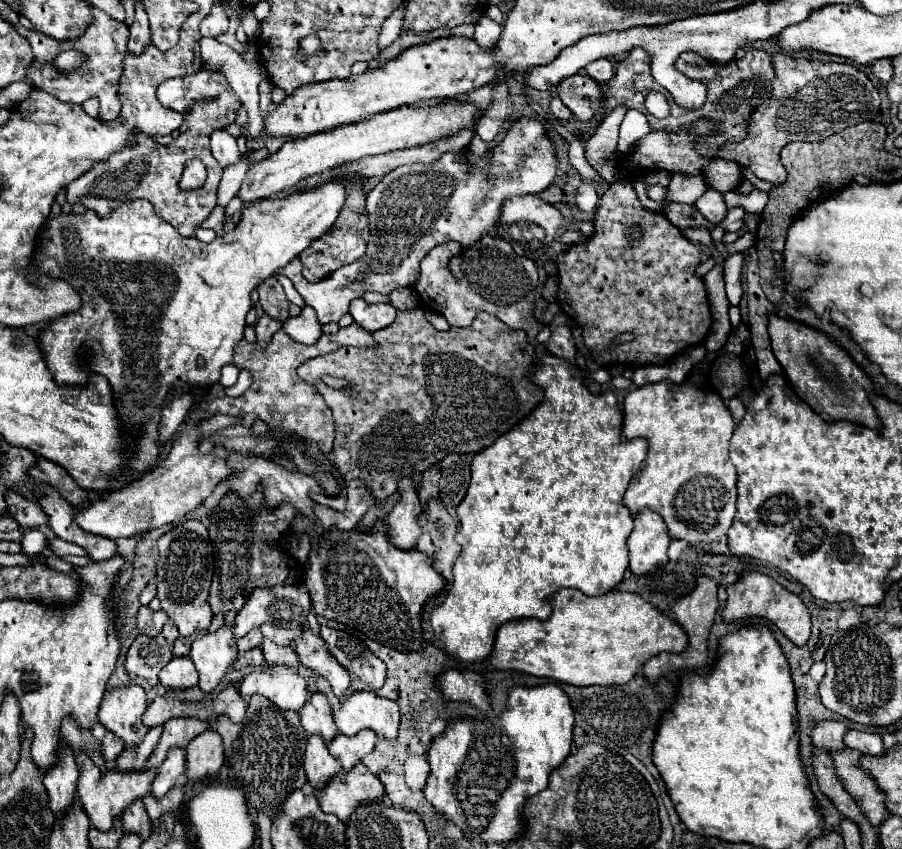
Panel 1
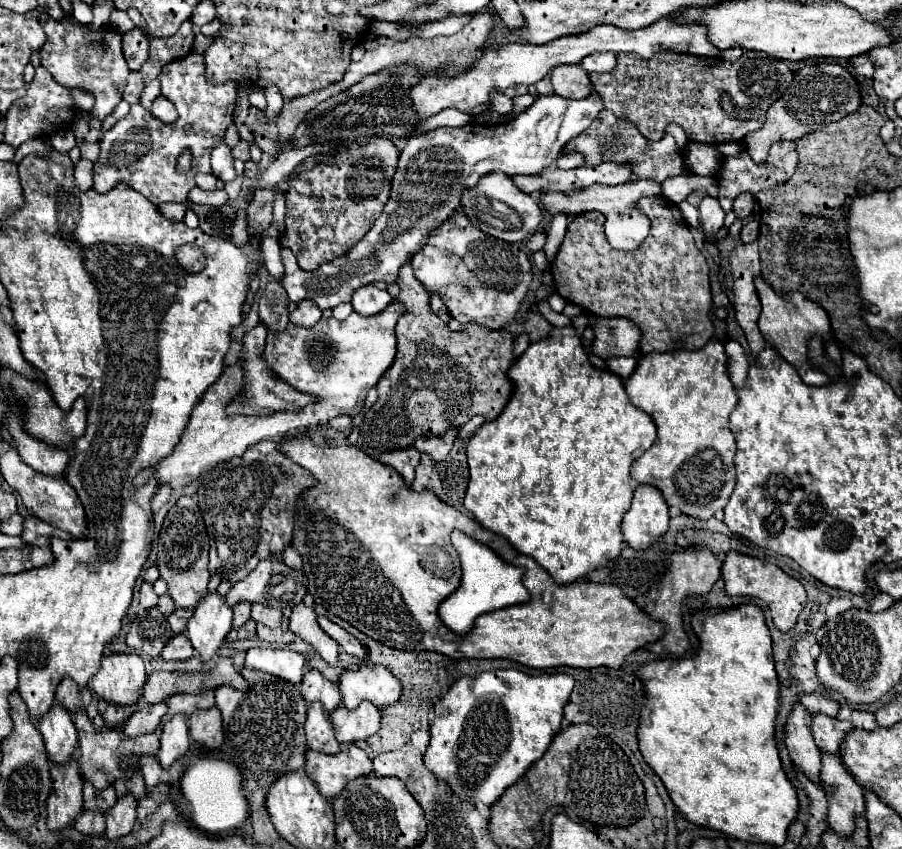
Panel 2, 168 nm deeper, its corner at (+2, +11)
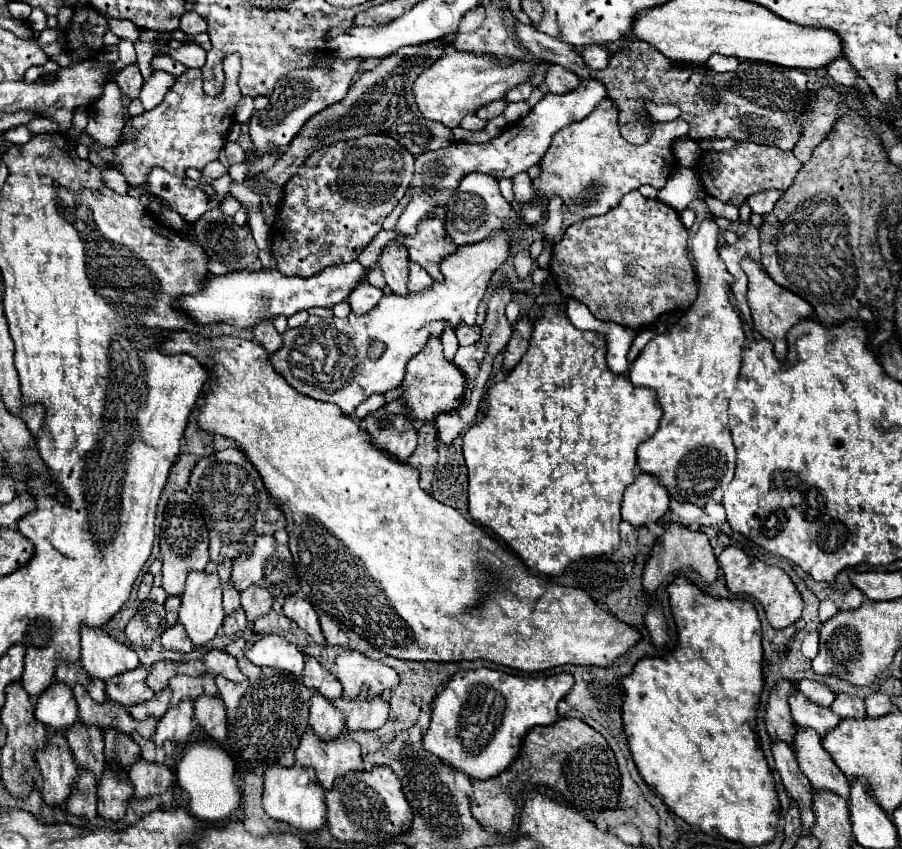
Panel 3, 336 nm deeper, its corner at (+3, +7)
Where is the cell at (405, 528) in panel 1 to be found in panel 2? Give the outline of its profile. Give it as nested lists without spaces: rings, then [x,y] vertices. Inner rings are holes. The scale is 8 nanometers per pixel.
[[[411,445],[407,449],[395,449],[389,453],[381,453],[379,461],[393,467],[395,471],[399,471],[401,477],[405,479],[405,483],[411,485],[415,479],[415,467],[419,463],[419,451]]]

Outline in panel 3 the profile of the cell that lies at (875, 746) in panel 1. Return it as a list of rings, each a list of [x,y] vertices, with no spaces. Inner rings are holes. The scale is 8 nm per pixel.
[[[836,695],[836,701],[830,707],[840,719],[866,719],[866,709],[864,701],[860,697],[850,697],[850,695]]]

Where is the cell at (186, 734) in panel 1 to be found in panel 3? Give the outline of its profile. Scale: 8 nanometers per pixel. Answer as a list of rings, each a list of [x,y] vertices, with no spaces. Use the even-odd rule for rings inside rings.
[[[176,675],[170,679],[172,689],[172,701],[170,705],[178,705],[184,699],[196,701],[202,695],[216,695],[218,689],[214,685],[214,677],[200,675],[200,677],[188,677],[188,675]]]

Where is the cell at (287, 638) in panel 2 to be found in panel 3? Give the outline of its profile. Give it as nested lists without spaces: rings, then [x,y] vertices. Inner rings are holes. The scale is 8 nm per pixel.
[[[274,611],[254,623],[256,633],[286,633],[290,627],[292,627],[292,621],[284,615],[276,615]]]

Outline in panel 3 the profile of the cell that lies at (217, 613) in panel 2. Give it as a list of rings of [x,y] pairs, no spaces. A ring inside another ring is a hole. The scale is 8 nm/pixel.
[[[192,571],[186,579],[178,615],[194,647],[204,647],[212,641],[224,623],[220,577]]]

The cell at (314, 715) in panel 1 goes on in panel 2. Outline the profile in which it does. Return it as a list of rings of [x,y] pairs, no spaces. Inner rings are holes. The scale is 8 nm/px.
[[[317,669],[313,671],[307,671],[303,675],[303,681],[301,681],[301,693],[303,693],[303,699],[313,703],[313,701],[323,701],[323,707],[327,711],[335,709],[339,703],[341,703],[341,693],[337,689],[335,683],[331,683],[329,679],[325,679]]]

